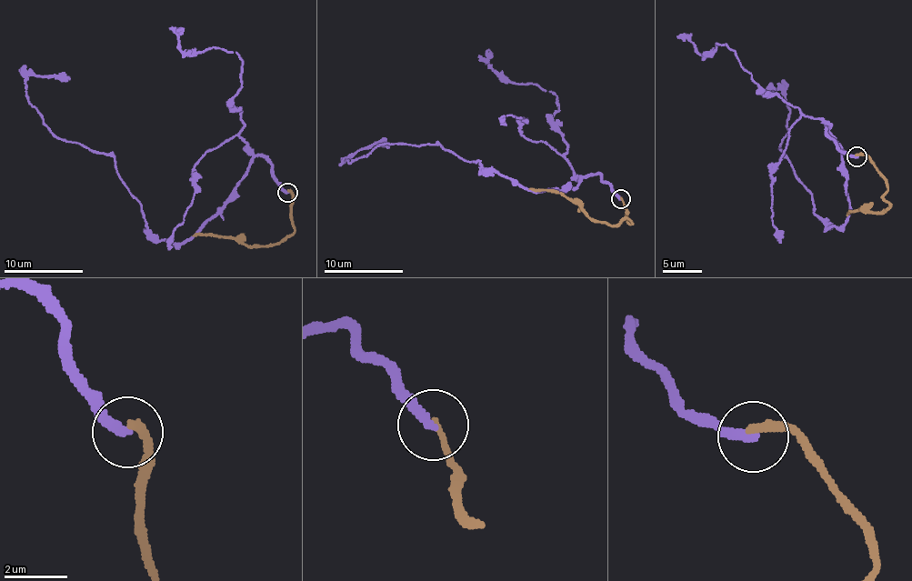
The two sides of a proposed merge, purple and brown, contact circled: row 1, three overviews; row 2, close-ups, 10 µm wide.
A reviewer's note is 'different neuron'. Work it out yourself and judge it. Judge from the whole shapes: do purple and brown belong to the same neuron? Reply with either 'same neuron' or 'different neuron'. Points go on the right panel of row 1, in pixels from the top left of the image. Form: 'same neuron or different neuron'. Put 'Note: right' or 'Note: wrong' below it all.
different neuron
Note: right

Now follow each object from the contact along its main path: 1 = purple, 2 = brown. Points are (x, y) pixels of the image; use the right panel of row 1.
1: (856, 157), (826, 128), (841, 152), (849, 203), (842, 225), (830, 226), (778, 150), (790, 112), (776, 90)
2: (856, 155), (866, 156), (885, 179), (884, 198), (889, 205), (886, 211), (870, 213), (866, 209), (846, 216)

